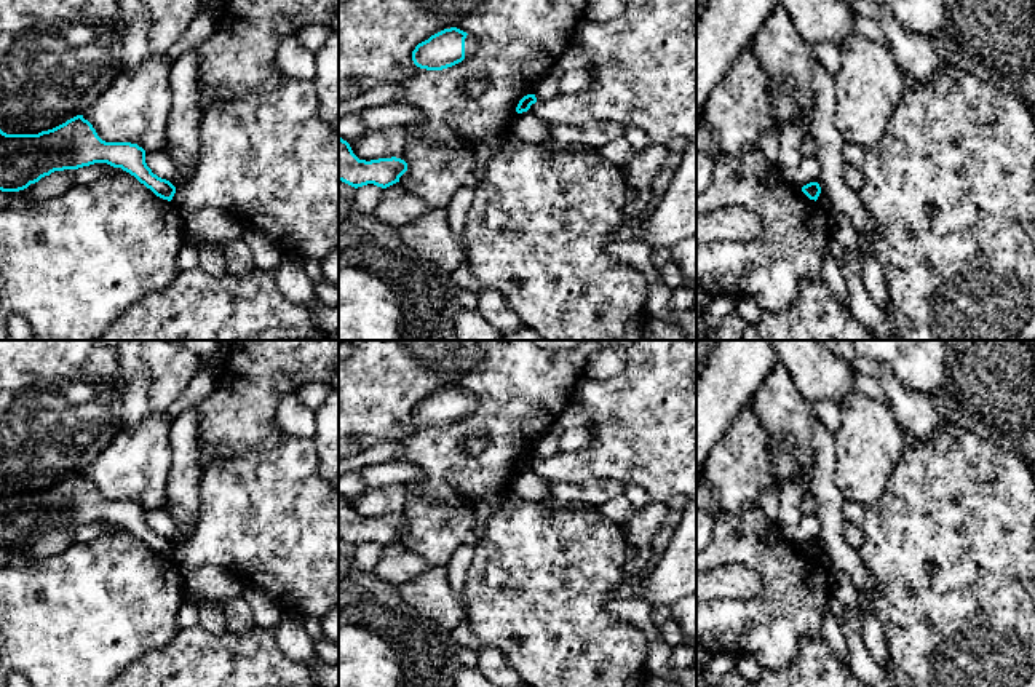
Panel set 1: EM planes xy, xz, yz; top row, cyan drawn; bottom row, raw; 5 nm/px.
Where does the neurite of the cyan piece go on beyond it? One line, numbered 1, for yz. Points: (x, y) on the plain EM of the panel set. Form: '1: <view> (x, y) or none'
1: none

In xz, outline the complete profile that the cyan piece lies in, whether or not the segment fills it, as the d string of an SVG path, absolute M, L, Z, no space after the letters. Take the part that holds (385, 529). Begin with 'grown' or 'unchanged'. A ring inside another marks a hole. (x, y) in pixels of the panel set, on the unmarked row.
unchanged; M339 495L339 538L358 546L367 542L387 546L407 529L401 516L359 518L350 502Z

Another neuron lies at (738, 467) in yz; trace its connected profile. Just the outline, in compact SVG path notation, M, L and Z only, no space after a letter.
M752 406L735 417L709 452L701 473L720 510L733 514L759 506L763 487L779 489L771 470L768 433Z

